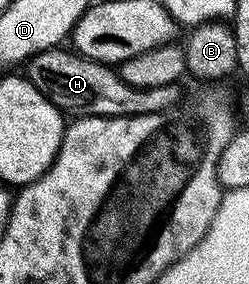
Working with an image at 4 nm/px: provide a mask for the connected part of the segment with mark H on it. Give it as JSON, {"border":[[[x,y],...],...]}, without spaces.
{"border":[[[59,45],[27,59],[24,64],[24,78],[32,85],[36,85],[38,92],[48,97],[48,101],[52,101],[52,105],[67,116],[91,115],[105,119],[119,119],[153,115],[171,111],[183,102],[182,85],[179,82],[154,87],[137,87],[124,81],[111,64],[98,63],[78,54],[74,49],[65,51],[66,49],[65,46]]]}

